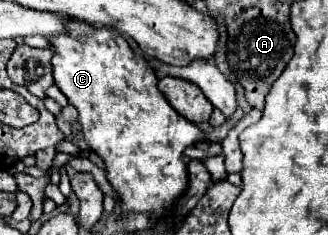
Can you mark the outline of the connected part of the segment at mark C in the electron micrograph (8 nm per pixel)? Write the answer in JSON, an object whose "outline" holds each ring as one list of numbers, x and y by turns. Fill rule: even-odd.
{"outline":[[66,21,64,33,50,37,50,45,54,51,52,57,52,73,54,85,68,97,70,105,78,111,78,123,82,127,84,141,92,147,96,155,100,155,106,163,106,173,120,195,120,205,126,211,152,211,152,219,164,219,164,213,178,201,178,197,186,191,188,173,184,149,196,145,202,139,202,131,178,115,166,97,156,87,156,73,154,67,146,61,144,55,136,53,124,35,116,33,116,29,108,27,92,27,84,21]]}

